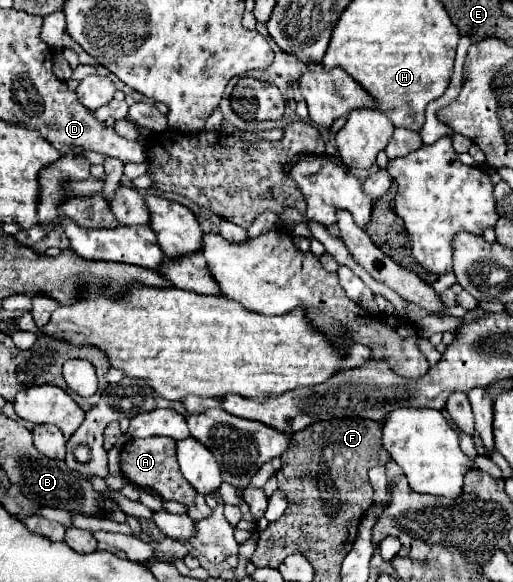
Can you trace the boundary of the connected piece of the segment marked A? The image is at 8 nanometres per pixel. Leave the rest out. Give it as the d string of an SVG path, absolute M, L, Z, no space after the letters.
M145 438L145 440L133 440L129 442L121 452L121 472L123 476L141 488L153 488L161 498L175 500L185 506L193 504L195 488L187 484L187 480L179 472L179 464L175 458L175 440L171 438Z

